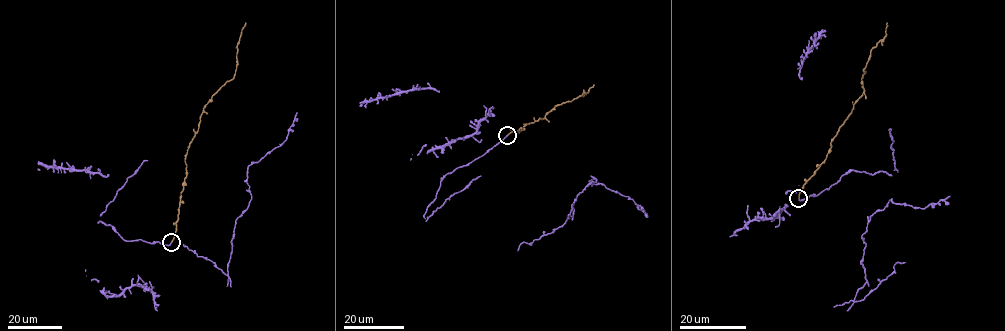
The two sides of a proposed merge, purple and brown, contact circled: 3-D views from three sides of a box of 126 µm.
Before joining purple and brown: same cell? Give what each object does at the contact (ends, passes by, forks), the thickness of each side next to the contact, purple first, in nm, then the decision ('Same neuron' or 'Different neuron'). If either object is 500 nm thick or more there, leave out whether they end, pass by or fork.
At the ring purple ends. At the ring brown ends. Thickness 150 nm (purple) against 200 nm. Different neuron

